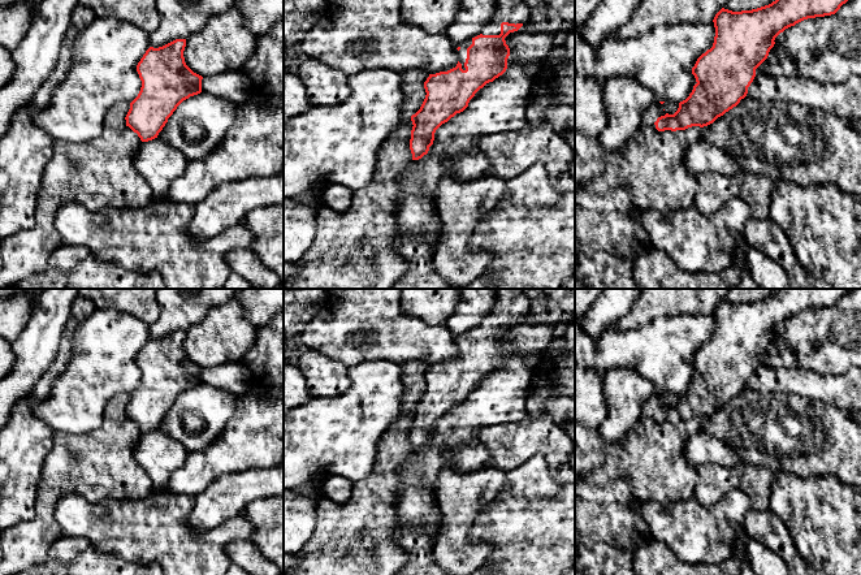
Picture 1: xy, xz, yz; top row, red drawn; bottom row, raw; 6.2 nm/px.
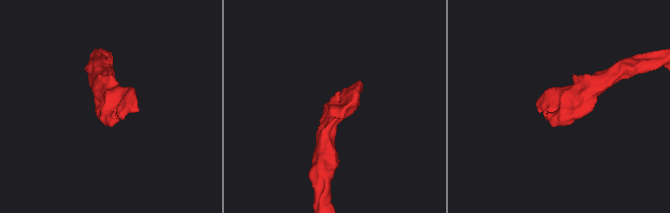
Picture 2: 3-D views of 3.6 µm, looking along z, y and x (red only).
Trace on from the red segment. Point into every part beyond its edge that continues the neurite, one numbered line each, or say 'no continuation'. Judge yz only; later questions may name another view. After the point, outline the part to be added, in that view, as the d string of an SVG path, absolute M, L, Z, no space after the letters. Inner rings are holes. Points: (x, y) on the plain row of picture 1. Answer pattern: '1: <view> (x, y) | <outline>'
no continuation

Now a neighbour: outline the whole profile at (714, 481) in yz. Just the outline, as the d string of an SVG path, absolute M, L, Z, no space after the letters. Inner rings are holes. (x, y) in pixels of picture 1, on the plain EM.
M740 463L734 467L701 464L696 467L697 481L693 497L704 506L715 505L730 490L739 489L748 496L750 509L769 510L773 471L756 464Z

